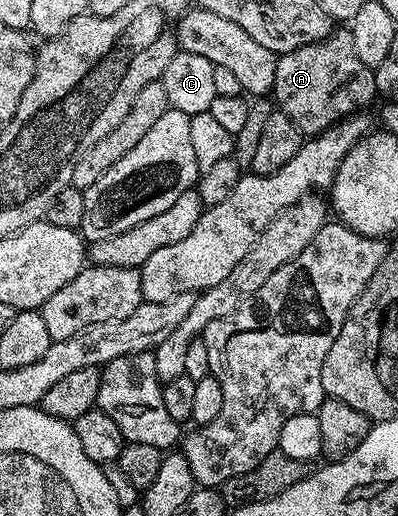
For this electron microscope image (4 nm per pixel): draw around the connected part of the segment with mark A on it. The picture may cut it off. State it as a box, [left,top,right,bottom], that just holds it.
[272,28,376,135]

